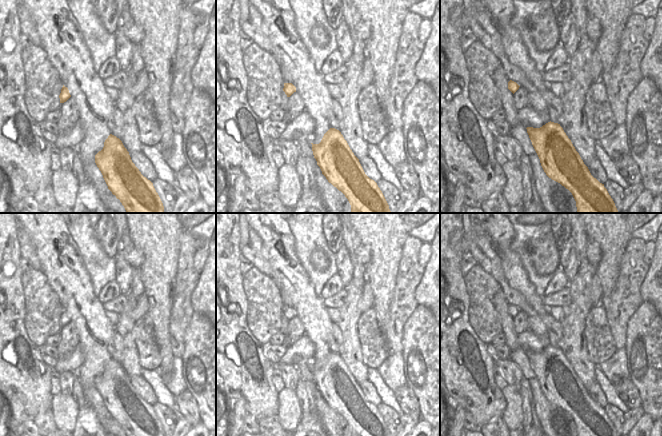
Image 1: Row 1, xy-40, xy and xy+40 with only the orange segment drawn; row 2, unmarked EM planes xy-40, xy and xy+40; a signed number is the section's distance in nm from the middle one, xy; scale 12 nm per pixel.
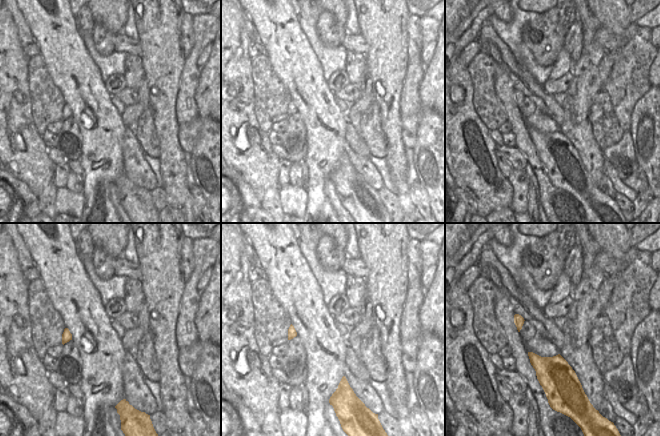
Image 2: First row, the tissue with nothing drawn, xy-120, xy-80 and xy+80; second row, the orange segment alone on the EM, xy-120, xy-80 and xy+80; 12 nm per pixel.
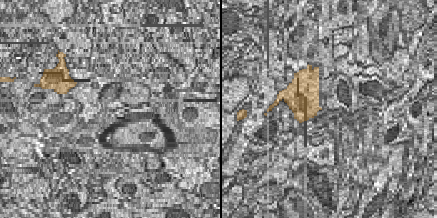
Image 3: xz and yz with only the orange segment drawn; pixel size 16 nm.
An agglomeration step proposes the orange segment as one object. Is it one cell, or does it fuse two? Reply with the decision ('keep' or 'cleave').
keep

